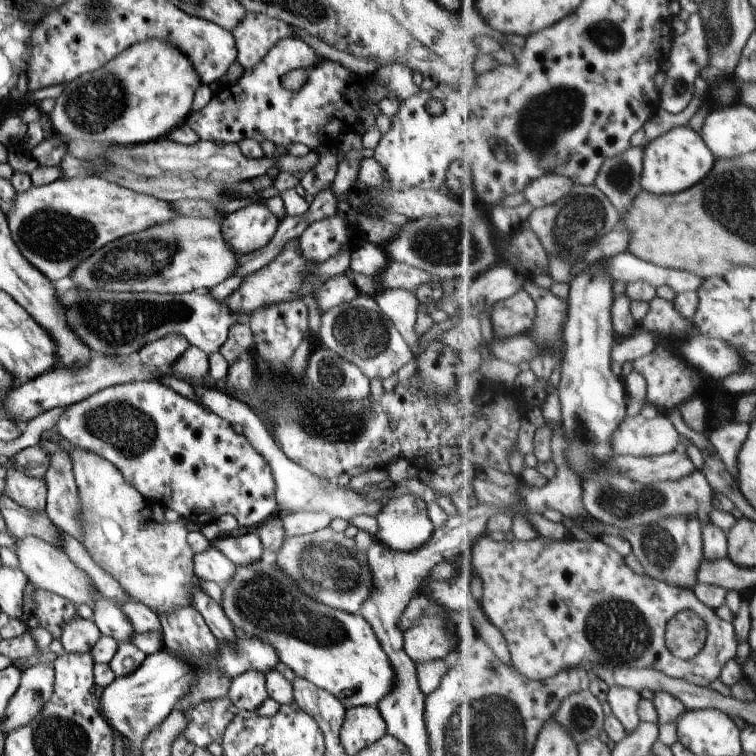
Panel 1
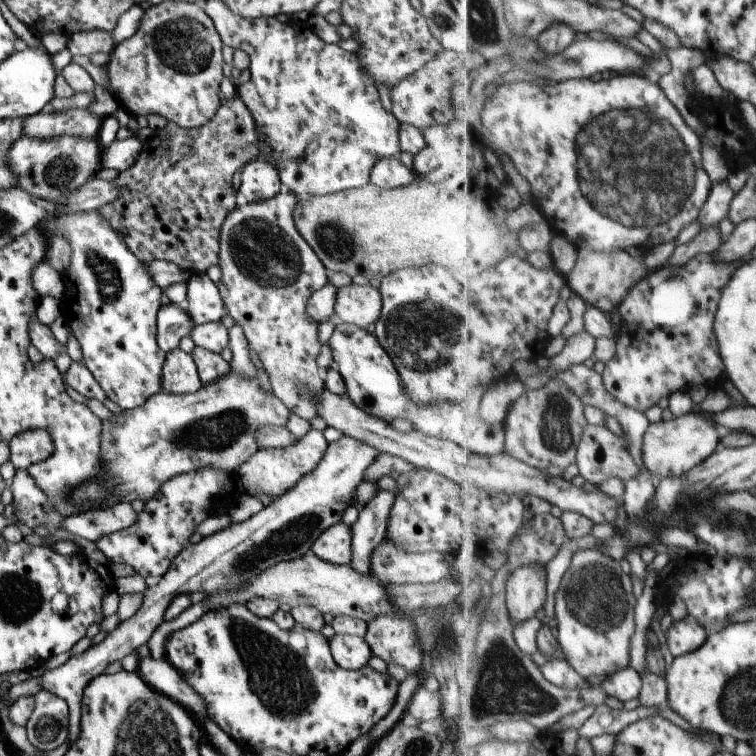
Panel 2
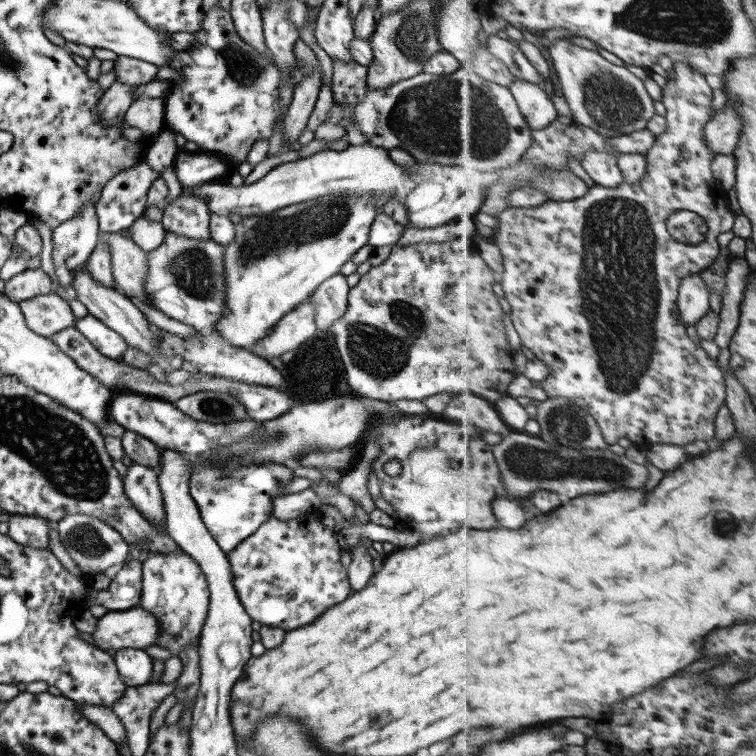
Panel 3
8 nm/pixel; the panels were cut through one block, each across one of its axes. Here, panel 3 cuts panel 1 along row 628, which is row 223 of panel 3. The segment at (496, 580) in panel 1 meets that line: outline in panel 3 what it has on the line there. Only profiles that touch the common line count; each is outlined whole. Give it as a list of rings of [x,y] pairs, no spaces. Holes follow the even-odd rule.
[[[674,62],[668,79],[664,88],[665,98],[662,100],[667,110],[668,130],[665,134],[658,135],[651,151],[646,154],[648,171],[643,180],[635,184],[624,182],[615,189],[595,184],[589,189],[587,196],[577,200],[556,201],[550,198],[541,206],[527,208],[510,206],[497,216],[500,218],[498,230],[491,231],[504,258],[505,270],[500,276],[499,287],[500,293],[507,302],[508,313],[512,317],[515,328],[519,331],[523,346],[531,350],[550,370],[549,376],[542,382],[542,387],[549,397],[562,396],[574,400],[587,412],[592,413],[601,427],[605,440],[610,445],[617,444],[619,438],[625,437],[636,445],[676,444],[683,446],[683,444],[697,441],[713,443],[717,434],[716,418],[720,408],[726,404],[726,378],[719,370],[717,361],[708,355],[701,343],[699,347],[687,336],[687,325],[680,317],[678,304],[682,280],[696,272],[700,273],[715,262],[714,258],[719,256],[719,248],[721,248],[717,238],[723,232],[731,232],[734,229],[737,216],[727,207],[723,207],[727,202],[727,190],[713,174],[713,160],[717,155],[711,151],[713,147],[708,145],[704,131],[708,123],[713,120],[711,117],[713,116],[713,88],[705,80],[704,74],[687,62]],[[680,210],[695,211],[708,222],[708,235],[701,244],[683,244],[669,232],[669,217]]]

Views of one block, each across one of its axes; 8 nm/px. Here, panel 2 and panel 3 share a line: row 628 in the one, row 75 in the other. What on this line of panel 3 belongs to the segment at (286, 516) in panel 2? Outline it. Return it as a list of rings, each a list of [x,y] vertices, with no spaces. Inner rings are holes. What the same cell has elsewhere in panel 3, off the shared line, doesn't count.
[[[118,55],[112,66],[115,83],[127,85],[127,87],[141,86],[141,84],[147,84],[147,82],[155,80],[157,69],[153,64],[143,60]]]

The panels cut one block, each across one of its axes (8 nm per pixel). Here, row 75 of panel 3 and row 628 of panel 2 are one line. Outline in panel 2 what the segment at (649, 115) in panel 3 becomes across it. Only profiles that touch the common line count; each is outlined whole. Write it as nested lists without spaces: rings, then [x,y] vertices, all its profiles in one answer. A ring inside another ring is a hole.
[[[585,548],[574,553],[570,567],[562,577],[555,596],[555,618],[558,621],[558,642],[567,662],[583,677],[602,675],[609,676],[629,667],[629,649],[633,648],[632,635],[635,633],[634,607],[638,598],[631,592],[631,578],[619,566],[619,562],[605,553]]]

